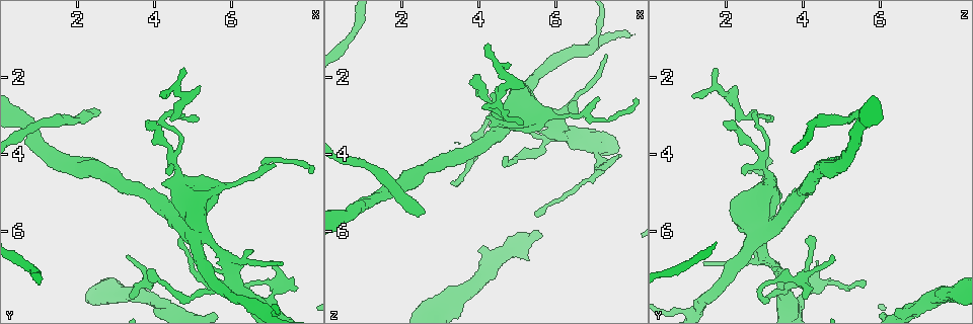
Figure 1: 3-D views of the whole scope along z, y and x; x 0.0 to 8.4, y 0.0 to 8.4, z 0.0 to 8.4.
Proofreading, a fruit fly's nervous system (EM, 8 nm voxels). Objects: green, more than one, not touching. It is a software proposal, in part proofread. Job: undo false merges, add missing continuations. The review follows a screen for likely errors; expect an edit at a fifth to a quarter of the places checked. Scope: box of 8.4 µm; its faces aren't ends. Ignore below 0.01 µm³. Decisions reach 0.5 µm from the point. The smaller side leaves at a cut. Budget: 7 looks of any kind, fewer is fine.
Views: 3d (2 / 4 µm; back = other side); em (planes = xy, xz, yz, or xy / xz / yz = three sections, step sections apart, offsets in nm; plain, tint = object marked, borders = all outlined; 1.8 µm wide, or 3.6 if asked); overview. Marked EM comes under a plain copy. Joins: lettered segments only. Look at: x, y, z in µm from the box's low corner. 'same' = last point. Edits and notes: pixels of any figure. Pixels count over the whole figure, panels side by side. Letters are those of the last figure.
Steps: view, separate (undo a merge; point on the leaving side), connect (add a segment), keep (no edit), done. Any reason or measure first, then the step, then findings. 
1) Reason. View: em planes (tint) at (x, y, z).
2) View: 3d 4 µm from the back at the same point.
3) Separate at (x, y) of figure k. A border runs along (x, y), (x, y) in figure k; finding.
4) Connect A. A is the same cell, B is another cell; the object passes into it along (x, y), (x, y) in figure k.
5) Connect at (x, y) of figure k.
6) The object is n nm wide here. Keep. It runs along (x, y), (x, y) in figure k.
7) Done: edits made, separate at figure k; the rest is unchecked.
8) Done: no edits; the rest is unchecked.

Looks like a crossing. View: 3d 4 µm from the back at (5.00, 5.85, 2.95).

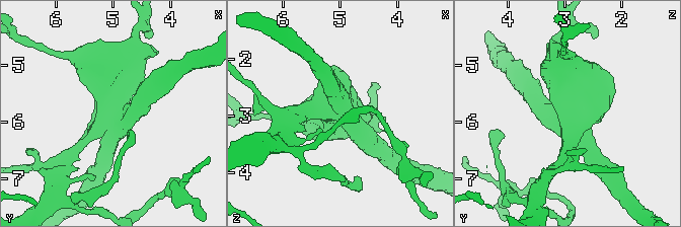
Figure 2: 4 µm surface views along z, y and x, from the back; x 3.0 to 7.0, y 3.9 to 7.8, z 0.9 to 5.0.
Need the tissue. View: em planes (borders) at (5.00, 5.80, 2.90).

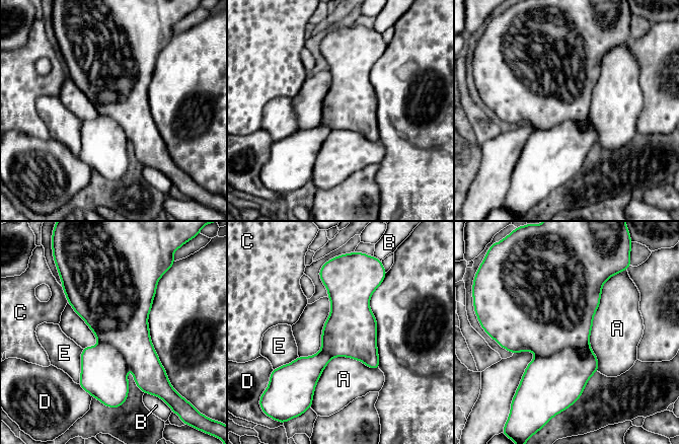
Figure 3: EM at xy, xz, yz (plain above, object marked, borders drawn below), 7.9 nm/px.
Separate at (560, 378) of figure 3. A, B, C, D and E are other cells; a border runs along (589, 347), (538, 356) in figure 3; two cells meet here.

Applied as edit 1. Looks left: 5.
See it whole again. View: overview.

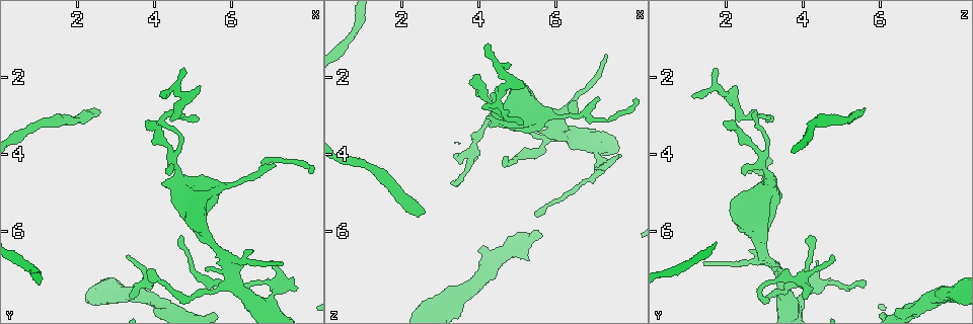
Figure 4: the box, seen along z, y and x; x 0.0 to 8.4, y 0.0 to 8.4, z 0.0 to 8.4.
Free end. View: em xy step 8 (tint) at (3.40, 7.75, 4.10).

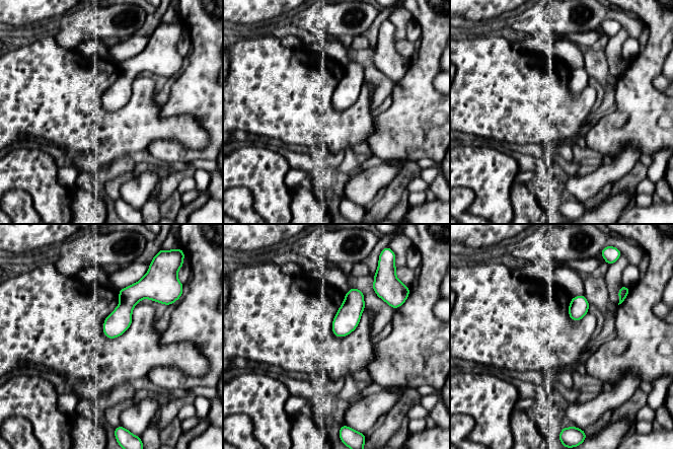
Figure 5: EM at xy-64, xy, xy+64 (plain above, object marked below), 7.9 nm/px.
Cut it another way. View: em planes (borders) at the same point.

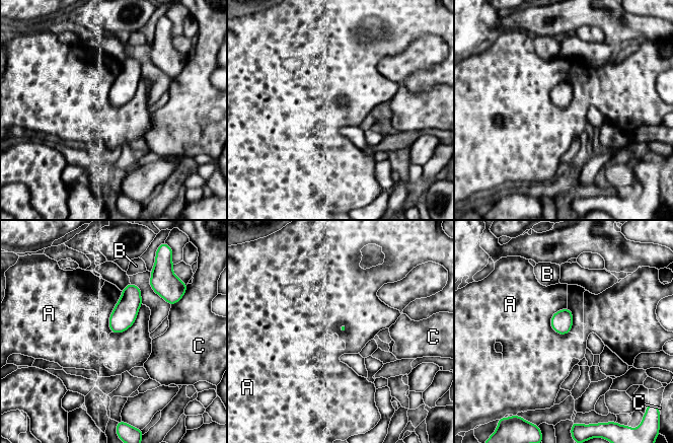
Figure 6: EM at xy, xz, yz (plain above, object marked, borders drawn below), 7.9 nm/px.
Keep. A, B and C are other cells; a border runs along (567, 307), (550, 320), (558, 335) in figure 6; no lettered segment goes on from it.

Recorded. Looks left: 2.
Done: edits made, separate at figure 3; the rest is unchecked.

